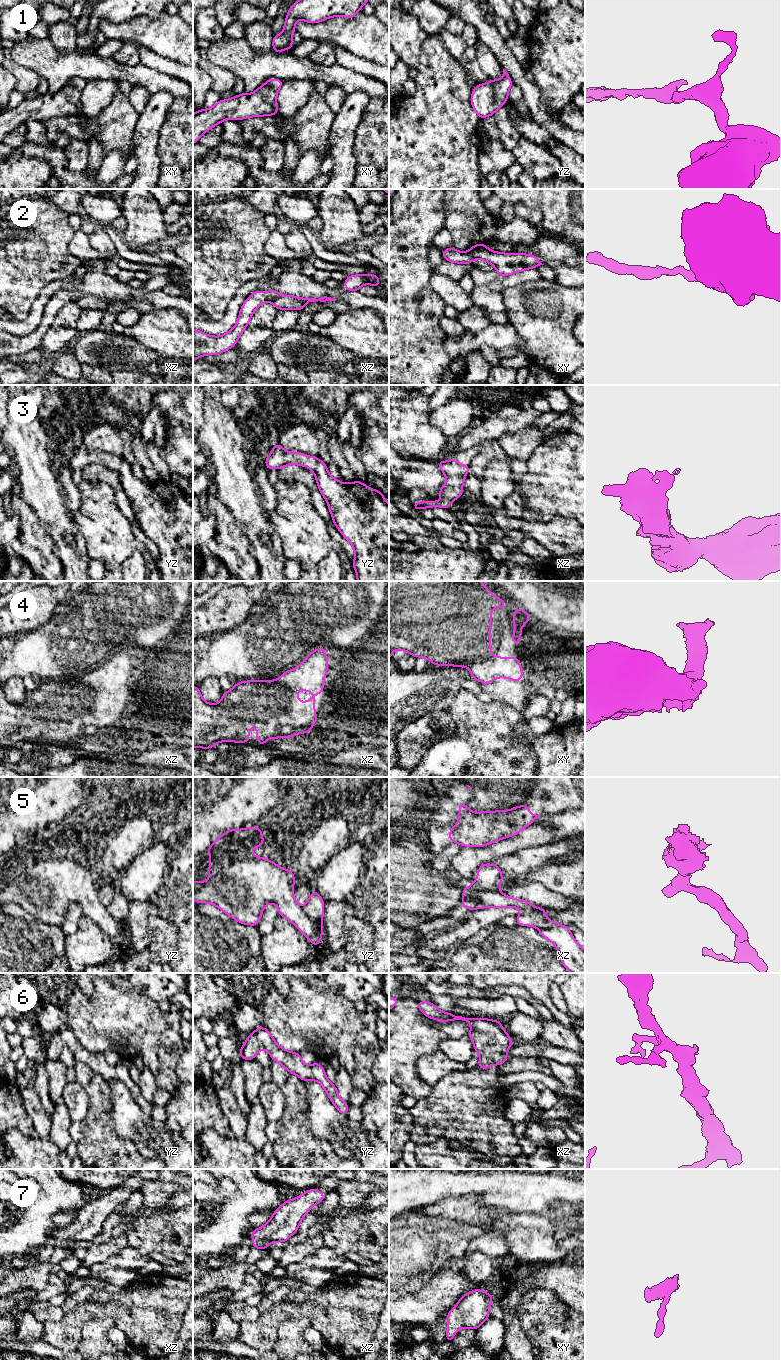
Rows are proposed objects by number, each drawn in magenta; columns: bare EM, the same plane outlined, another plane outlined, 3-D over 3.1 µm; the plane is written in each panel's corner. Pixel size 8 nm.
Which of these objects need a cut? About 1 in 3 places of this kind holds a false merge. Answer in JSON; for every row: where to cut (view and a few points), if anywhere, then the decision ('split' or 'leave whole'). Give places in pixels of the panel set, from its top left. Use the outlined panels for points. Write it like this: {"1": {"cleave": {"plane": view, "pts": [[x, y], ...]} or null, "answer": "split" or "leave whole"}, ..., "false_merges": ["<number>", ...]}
{"1": {"cleave": null, "answer": "leave whole"}, "2": {"cleave": {"plane": "xz", "pts": [[280, 295], [272, 302]]}, "answer": "split"}, "3": {"cleave": null, "answer": "leave whole"}, "4": {"cleave": null, "answer": "leave whole"}, "5": {"cleave": {"plane": "xz", "pts": [[497, 888], [494, 890], [476, 888], [470, 895], [464, 897]]}, "answer": "split"}, "6": {"cleave": null, "answer": "leave whole"}, "7": {"cleave": null, "answer": "leave whole"}, "false_merges": ["2", "5"]}

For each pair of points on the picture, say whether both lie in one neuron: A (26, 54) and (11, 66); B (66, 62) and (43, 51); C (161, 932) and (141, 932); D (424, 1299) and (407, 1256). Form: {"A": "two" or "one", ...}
{"A": "two", "B": "one", "C": "two", "D": "two"}

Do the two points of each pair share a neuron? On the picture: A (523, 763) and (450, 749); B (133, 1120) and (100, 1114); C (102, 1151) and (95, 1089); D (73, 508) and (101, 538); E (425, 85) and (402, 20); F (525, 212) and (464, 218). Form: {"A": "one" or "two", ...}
{"A": "one", "B": "two", "C": "one", "D": "two", "E": "two", "F": "two"}

